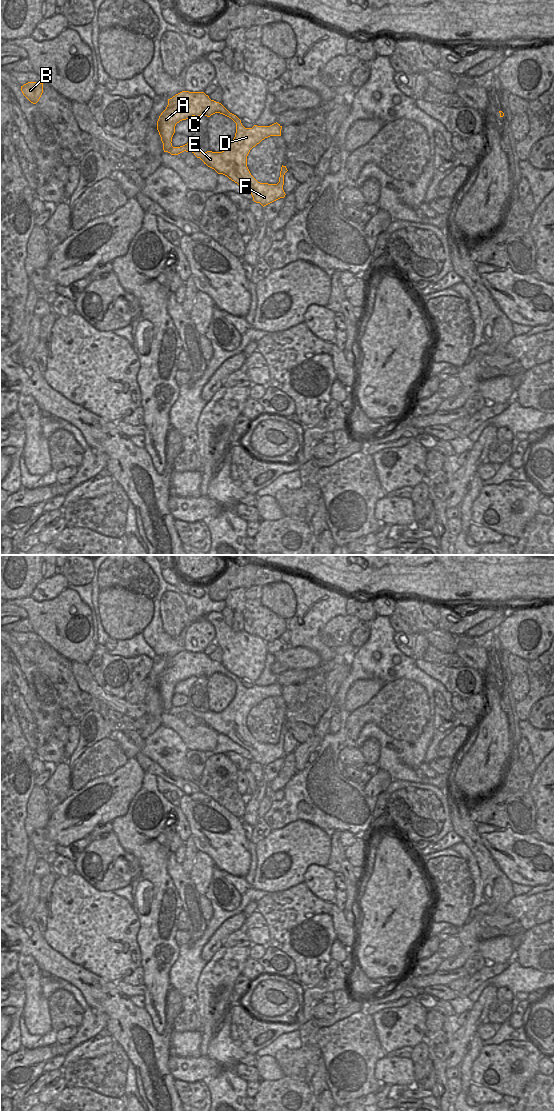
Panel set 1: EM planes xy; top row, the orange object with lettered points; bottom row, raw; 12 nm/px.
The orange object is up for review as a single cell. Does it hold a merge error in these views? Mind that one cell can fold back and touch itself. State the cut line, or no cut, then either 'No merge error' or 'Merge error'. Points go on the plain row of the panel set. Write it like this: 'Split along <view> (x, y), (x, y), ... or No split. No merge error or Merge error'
No split. No merge error

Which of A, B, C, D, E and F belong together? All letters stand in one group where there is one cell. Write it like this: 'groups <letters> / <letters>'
groups A B C D E F

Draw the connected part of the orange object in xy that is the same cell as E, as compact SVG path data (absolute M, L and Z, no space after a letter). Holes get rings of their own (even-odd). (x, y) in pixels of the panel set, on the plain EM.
M182 651L168 659L168 665L157 681L157 690L163 703L164 712L171 715L178 715L184 711L192 712L218 734L227 736L249 751L253 761L260 763L263 767L285 757L284 735L288 730L286 726L282 725L277 744L260 743L251 735L247 727L247 716L250 710L265 698L281 696L281 689L282 686L277 682L270 686L254 685L252 688L245 688L241 680L230 673L221 663L211 660L204 652L189 651ZM215 673L223 674L236 683L235 697L224 711L200 712L189 703L180 707L172 706L172 697L177 683L192 676L210 677Z

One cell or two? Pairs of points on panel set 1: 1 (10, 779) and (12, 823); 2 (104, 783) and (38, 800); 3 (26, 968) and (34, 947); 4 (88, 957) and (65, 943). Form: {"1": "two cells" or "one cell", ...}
{"1": "one cell", "2": "two cells", "3": "two cells", "4": "one cell"}

